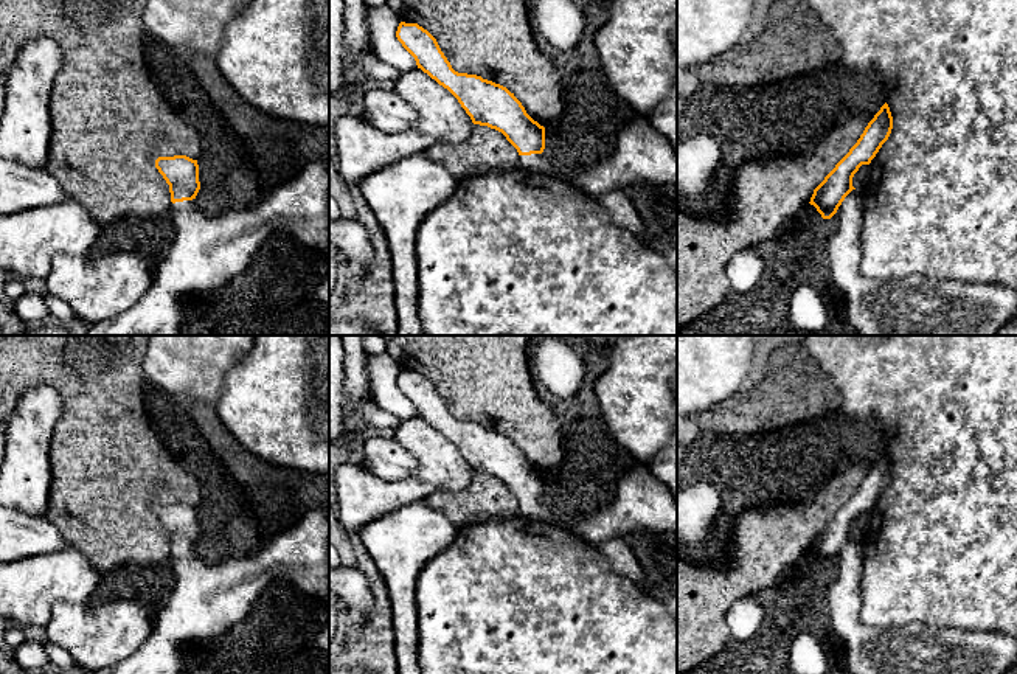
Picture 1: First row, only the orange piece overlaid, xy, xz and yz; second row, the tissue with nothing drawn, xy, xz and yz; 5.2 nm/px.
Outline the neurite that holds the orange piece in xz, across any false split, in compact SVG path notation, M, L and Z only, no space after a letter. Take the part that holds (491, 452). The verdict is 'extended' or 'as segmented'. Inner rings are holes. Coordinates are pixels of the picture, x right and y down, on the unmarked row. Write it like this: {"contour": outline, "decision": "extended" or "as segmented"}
{"contour": "M401 370L396 385L415 405L418 416L458 447L474 472L488 474L506 485L517 497L522 516L567 525L595 547L643 530L677 534L677 500L647 466L627 472L615 497L595 512L557 517L542 502L545 475L526 461L514 441L481 424L455 419L436 387L418 371Z", "decision": "extended"}

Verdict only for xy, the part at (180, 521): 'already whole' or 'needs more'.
needs more

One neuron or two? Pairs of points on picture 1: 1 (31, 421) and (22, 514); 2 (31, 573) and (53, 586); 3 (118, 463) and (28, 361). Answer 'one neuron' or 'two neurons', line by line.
1: one neuron
2: one neuron
3: one neuron

